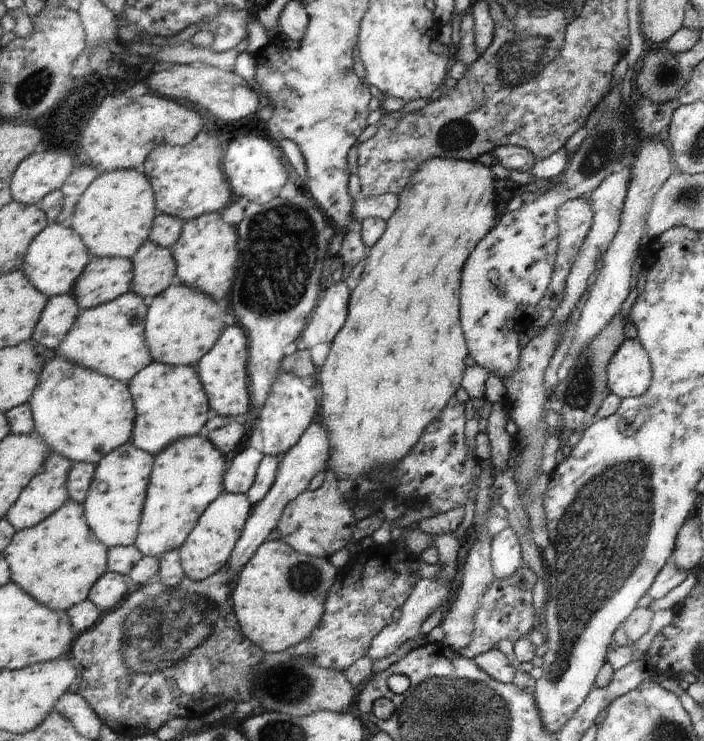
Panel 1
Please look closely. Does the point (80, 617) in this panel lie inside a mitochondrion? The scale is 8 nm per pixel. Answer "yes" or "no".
no

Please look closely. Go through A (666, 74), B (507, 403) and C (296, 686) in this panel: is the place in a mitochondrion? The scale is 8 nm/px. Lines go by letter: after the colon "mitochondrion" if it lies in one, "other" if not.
A: mitochondrion
B: other
C: mitochondrion

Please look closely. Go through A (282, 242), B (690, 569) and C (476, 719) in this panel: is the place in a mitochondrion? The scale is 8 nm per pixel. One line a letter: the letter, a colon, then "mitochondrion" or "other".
A: mitochondrion
B: other
C: mitochondrion

